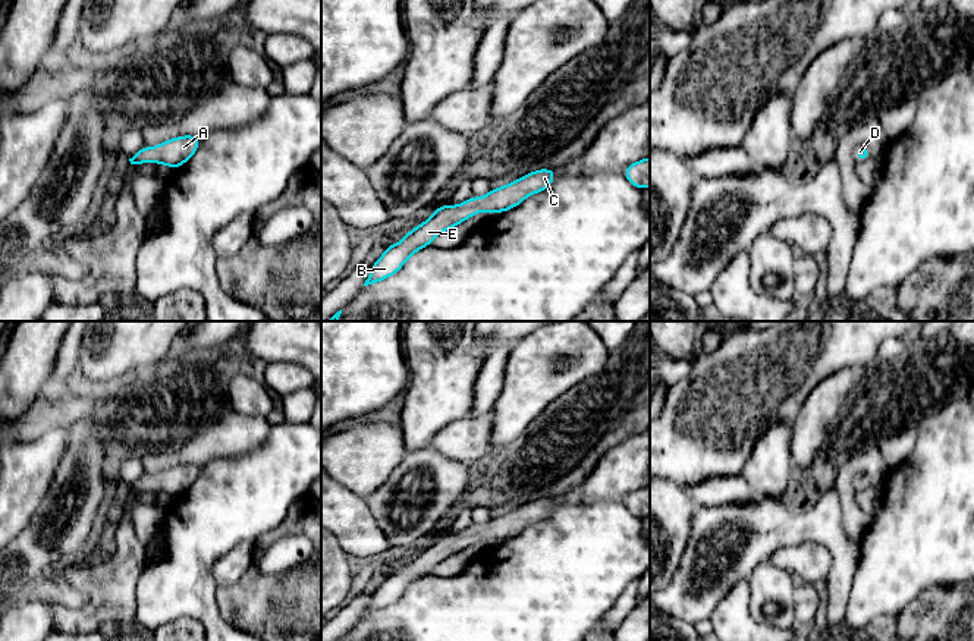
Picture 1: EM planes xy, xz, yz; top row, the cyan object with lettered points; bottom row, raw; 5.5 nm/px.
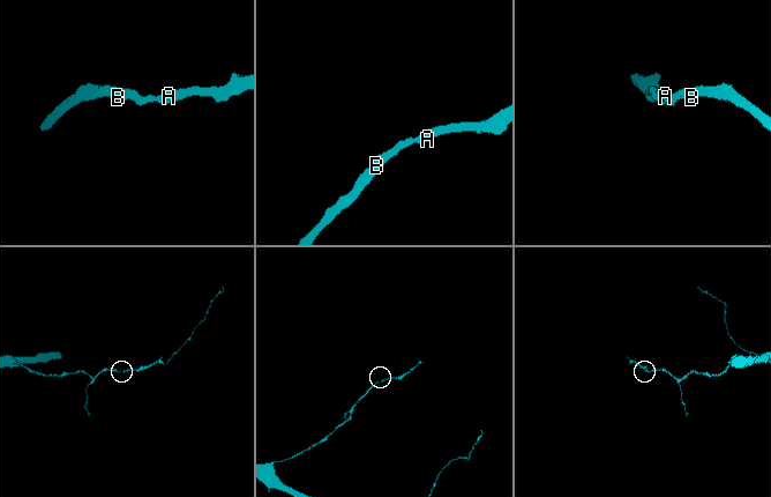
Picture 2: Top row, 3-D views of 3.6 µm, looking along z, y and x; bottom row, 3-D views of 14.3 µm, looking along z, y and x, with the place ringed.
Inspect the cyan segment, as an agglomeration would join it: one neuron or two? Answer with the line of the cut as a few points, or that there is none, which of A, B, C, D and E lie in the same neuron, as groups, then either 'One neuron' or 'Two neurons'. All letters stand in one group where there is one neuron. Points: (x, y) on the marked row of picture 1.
No split. Groups: A B C D E. One neuron

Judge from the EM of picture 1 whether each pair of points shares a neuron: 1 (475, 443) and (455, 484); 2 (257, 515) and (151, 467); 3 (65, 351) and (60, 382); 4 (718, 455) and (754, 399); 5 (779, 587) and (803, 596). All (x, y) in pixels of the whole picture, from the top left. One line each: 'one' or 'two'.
1: two
2: two
3: one
4: one
5: two

